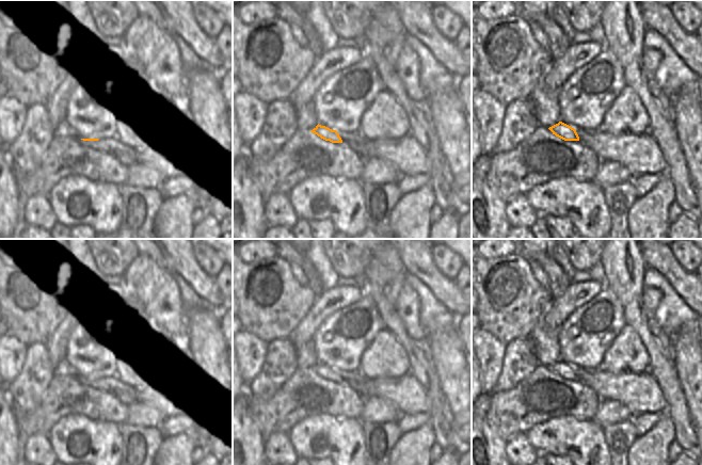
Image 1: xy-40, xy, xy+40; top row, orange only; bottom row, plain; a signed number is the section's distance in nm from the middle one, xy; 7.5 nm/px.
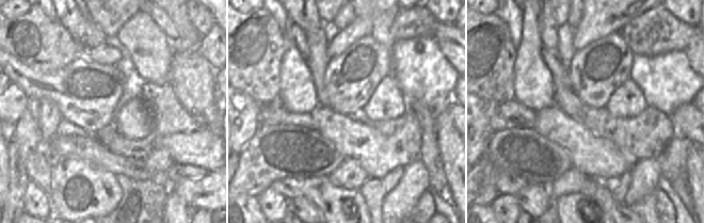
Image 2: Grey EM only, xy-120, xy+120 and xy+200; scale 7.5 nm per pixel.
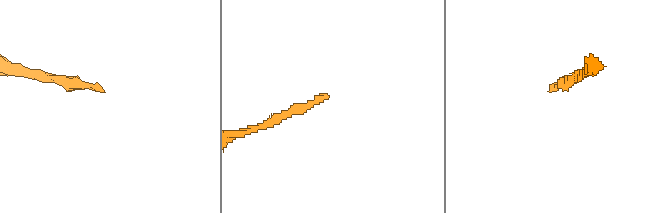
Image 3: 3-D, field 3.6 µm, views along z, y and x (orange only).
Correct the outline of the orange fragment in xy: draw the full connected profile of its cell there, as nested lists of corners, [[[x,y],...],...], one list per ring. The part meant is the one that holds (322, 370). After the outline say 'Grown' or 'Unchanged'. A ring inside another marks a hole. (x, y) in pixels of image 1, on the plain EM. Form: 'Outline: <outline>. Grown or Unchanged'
Outline: [[[317,364],[313,369],[313,372],[317,373],[321,378],[325,380],[330,380],[332,382],[345,382],[352,388],[354,388],[363,398],[365,396],[358,389],[358,378],[362,378],[360,373],[349,373],[347,371],[337,371],[336,369],[332,369],[325,365]]]. Grown.

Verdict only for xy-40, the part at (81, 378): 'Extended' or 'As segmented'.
Extended.

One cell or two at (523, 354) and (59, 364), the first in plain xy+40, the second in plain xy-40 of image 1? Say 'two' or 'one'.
two

